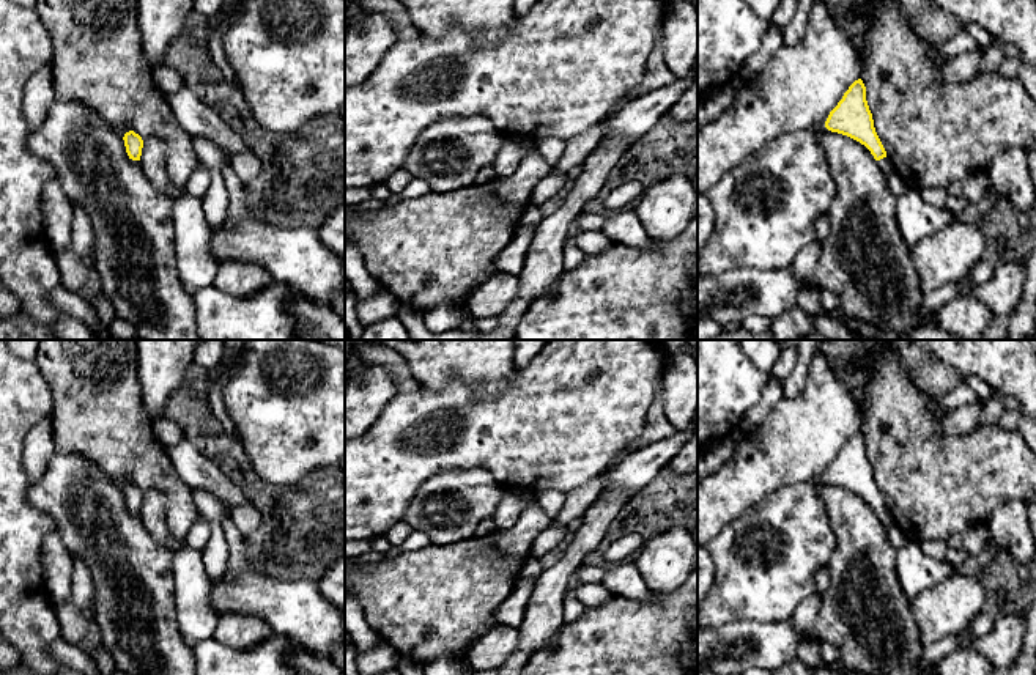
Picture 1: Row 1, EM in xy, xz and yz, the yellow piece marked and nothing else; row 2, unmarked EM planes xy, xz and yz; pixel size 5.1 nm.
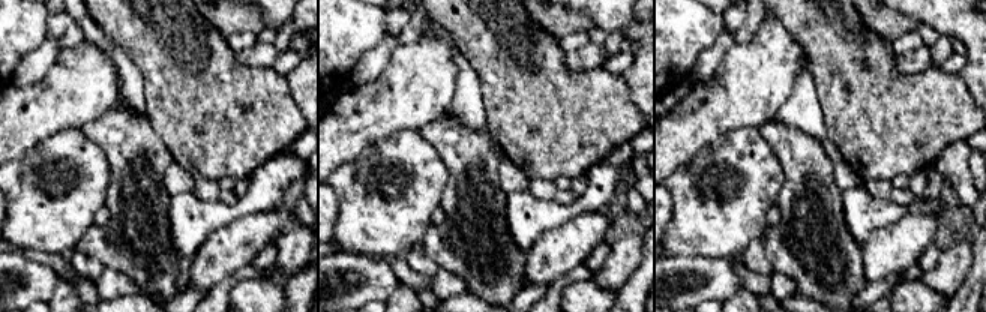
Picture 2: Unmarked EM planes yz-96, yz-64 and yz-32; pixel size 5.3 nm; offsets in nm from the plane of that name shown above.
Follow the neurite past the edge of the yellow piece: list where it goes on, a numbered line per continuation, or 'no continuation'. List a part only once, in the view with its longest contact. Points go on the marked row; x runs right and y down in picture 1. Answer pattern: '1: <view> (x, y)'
1: yz (898, 186)

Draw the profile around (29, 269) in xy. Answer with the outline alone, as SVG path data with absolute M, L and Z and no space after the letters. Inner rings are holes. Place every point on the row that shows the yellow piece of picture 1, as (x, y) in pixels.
M0 0L0 282L17 297L20 308L47 326L58 340L98 340L80 319L55 308L50 296L61 288L55 253L44 234L43 189L55 168L28 149L31 134L24 113L24 90L30 77L52 63L52 41L35 8Z

